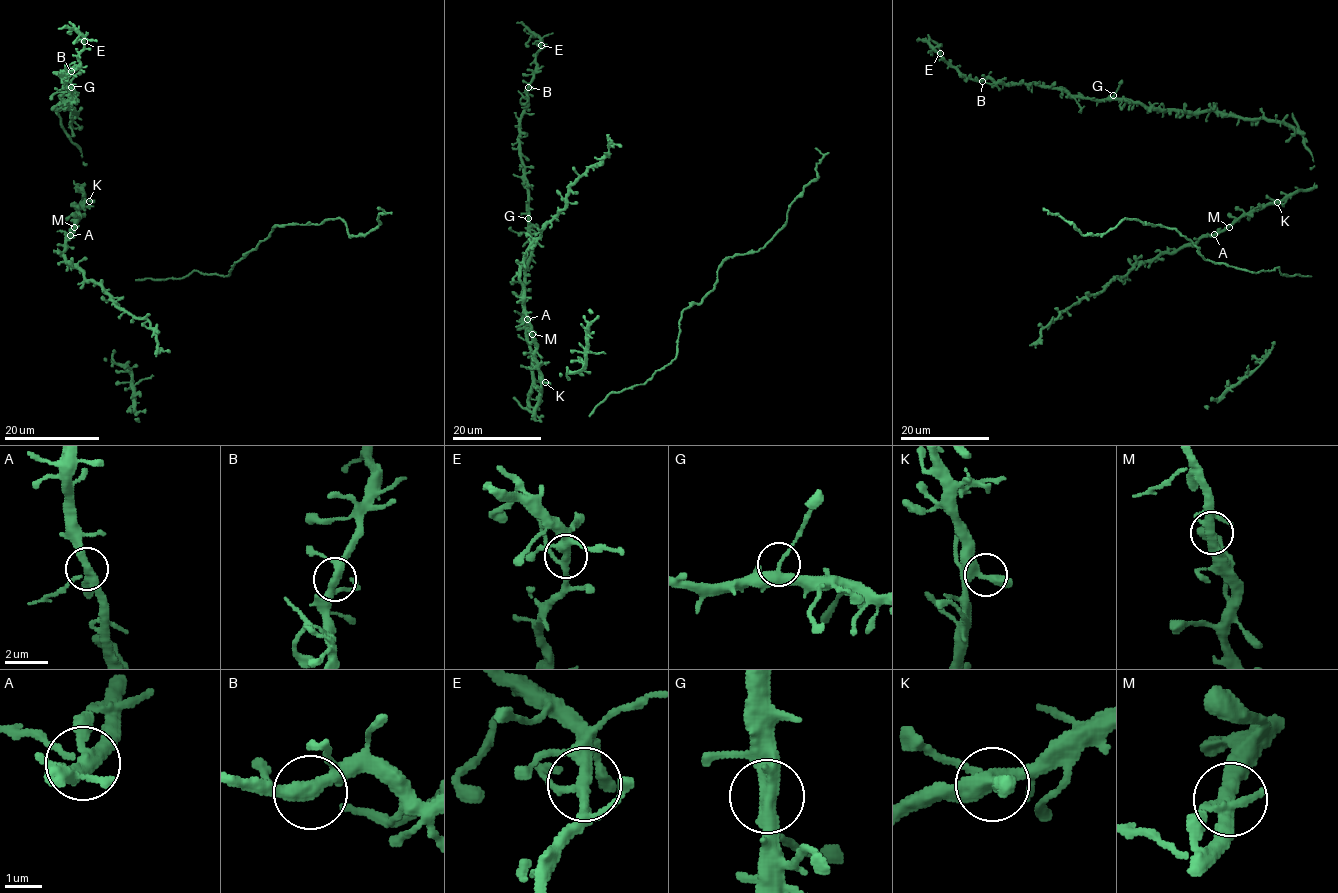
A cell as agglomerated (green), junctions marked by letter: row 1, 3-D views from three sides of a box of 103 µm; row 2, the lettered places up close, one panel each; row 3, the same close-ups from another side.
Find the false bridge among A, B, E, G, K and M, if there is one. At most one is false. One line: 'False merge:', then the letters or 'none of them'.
False merge: none of them

